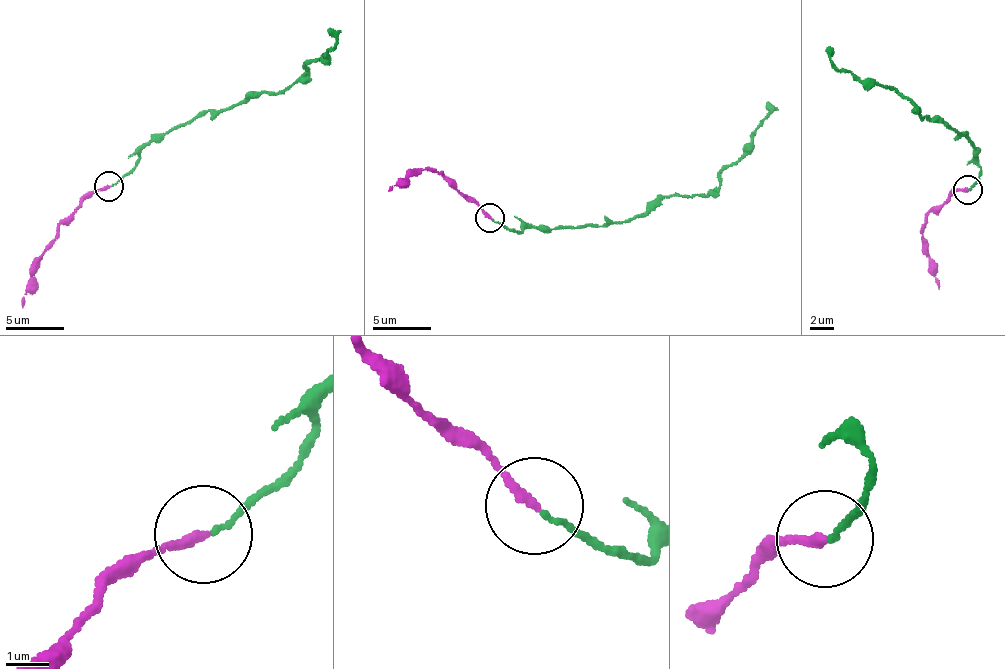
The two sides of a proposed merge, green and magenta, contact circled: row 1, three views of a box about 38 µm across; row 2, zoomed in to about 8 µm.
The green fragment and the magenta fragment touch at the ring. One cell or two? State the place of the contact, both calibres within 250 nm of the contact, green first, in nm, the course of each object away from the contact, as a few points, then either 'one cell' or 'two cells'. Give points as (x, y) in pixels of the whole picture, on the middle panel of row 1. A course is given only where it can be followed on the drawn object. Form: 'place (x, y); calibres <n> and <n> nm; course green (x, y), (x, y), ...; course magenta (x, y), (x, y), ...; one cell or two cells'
place (490, 218); calibres 110 and 200 nm; course green (492, 220), (520, 233), (622, 224), (671, 195), (708, 194), (770, 115), (767, 103); course magenta (489, 217), (442, 173), (415, 170), (387, 190); one cell

